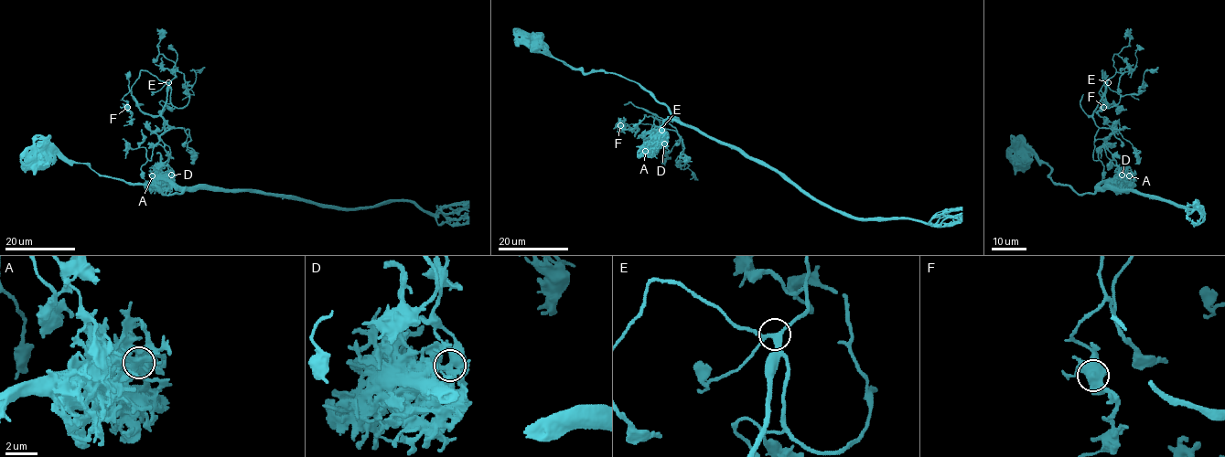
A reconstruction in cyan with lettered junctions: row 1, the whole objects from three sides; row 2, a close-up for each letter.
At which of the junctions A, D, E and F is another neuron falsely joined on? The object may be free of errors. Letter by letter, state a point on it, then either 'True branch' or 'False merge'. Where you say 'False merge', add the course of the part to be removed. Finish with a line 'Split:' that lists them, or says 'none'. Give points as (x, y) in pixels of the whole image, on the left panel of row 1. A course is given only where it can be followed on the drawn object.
A: Place: (152, 175). True branch
D: Place: (171, 175). False merge. Course of the part to remove: (171, 175), (160, 138), (170, 128), (161, 111), (168, 84), (141, 70), (123, 100), (132, 113), (123, 126)
E: Place: (168, 82). True branch
F: Place: (127, 107). True branch
Split: D

